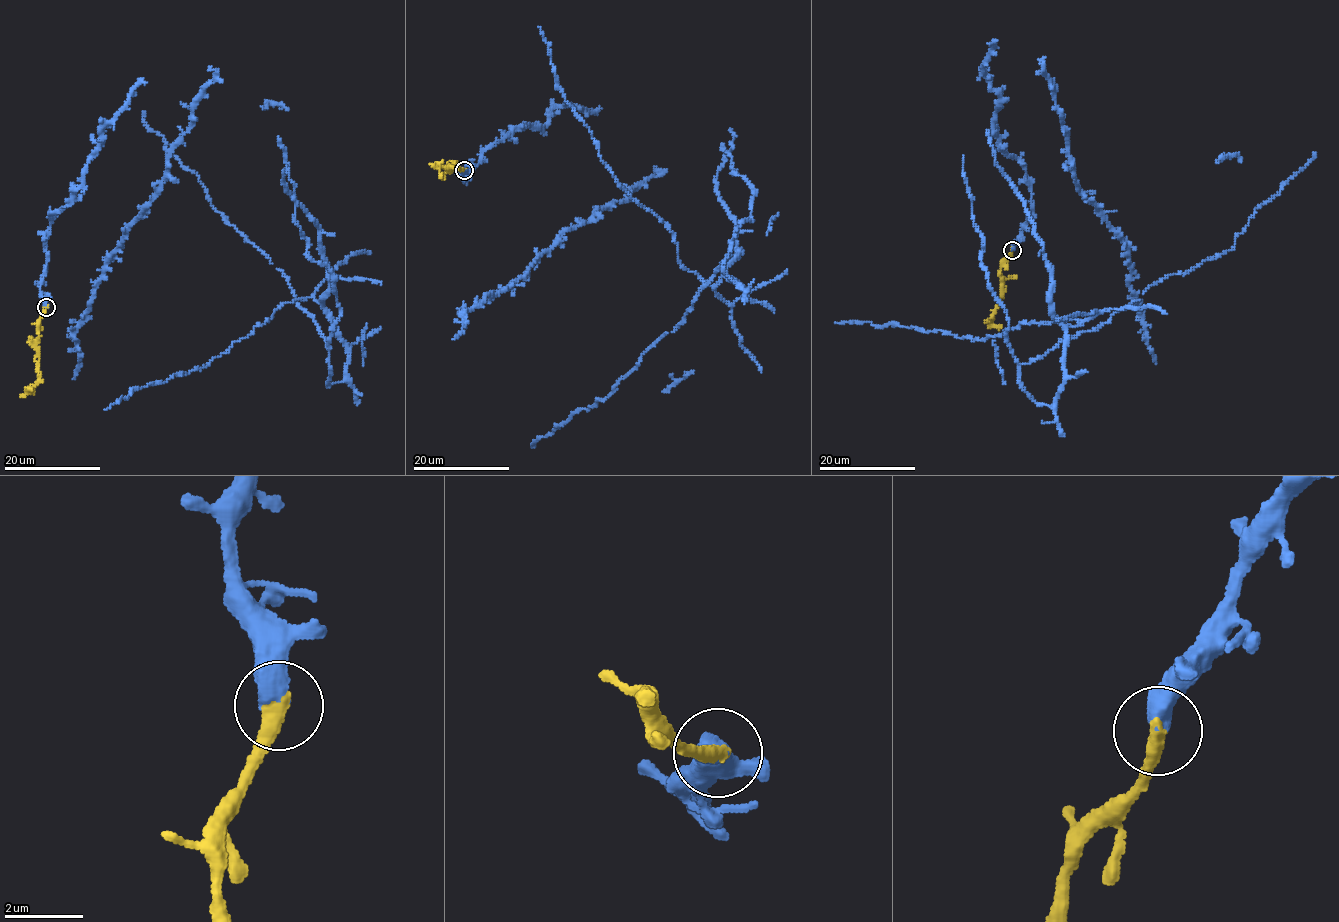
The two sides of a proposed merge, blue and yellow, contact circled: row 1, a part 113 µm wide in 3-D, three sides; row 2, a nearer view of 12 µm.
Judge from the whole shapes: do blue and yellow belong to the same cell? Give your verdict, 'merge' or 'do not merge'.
merge

